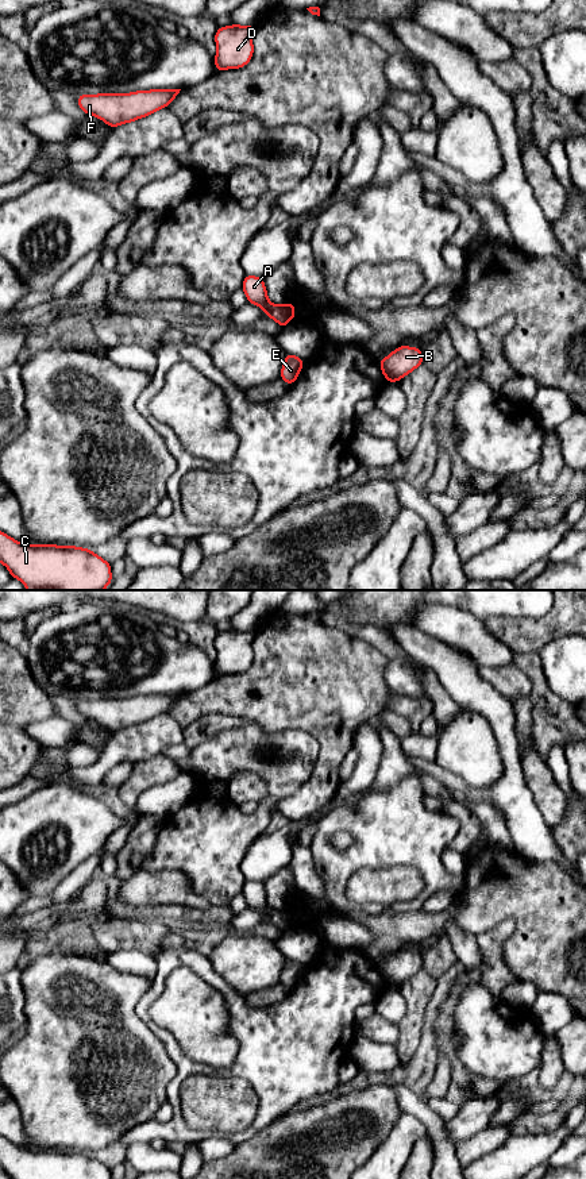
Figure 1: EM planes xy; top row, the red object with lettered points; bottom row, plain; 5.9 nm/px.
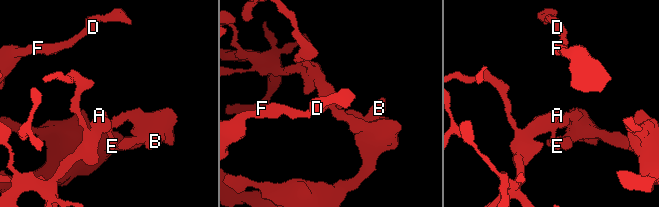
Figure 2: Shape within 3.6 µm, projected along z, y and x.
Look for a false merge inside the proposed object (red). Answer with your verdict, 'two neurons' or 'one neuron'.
two neurons

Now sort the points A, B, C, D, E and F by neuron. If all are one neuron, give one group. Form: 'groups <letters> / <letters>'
groups A C E / B D F

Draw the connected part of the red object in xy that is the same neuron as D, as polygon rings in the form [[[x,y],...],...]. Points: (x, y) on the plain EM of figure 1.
[[[225,631],[217,633],[215,647],[217,656],[215,660],[216,677],[239,674],[246,671],[254,658],[252,641],[255,631]]]

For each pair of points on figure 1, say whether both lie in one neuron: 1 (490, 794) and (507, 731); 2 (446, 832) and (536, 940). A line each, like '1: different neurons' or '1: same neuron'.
1: same neuron
2: different neurons

